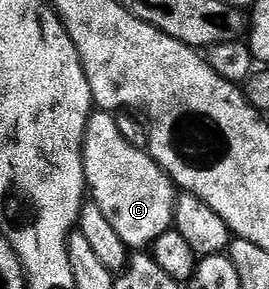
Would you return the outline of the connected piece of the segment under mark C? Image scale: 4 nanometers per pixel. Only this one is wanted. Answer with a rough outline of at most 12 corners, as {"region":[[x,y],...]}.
{"region":[[113,112],[82,143],[89,196],[127,250],[172,228],[176,186]]}

